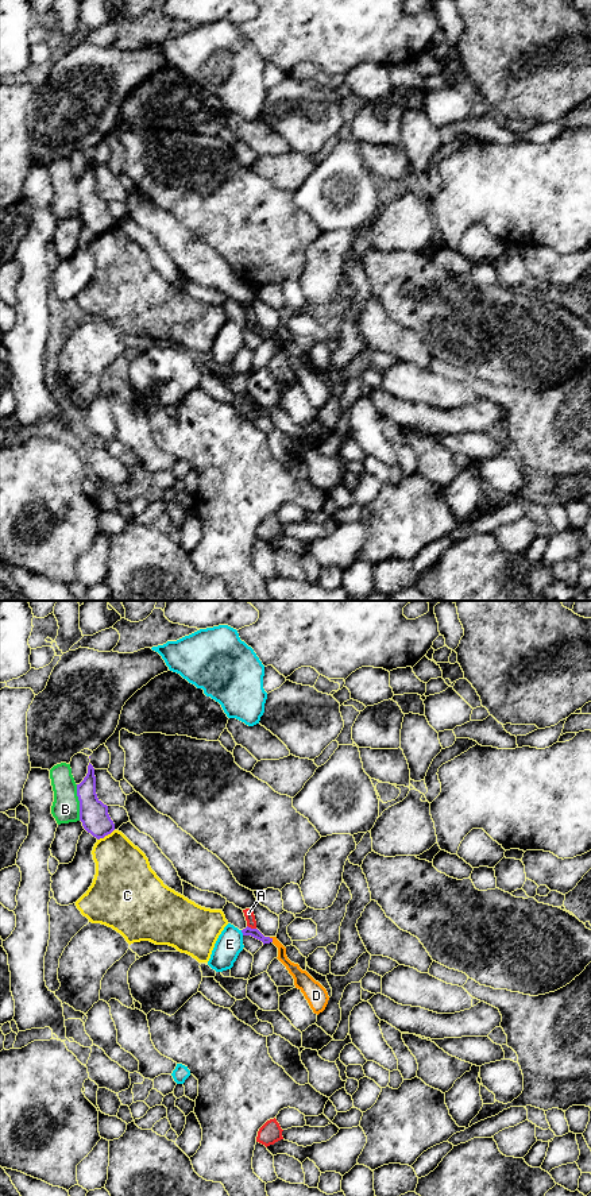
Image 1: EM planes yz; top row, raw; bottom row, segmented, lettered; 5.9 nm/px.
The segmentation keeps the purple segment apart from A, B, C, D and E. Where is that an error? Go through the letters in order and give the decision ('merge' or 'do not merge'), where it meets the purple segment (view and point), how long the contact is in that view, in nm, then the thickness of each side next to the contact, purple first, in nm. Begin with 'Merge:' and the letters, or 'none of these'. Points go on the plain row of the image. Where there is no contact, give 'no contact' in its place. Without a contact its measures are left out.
Merge: D
A: do not merge | yz (250, 323) | 60 nm | 60/60 nm
B: do not merge | yz (80, 197) | 220 nm | 170/170 nm
C: do not merge | yz (105, 230) | 120 nm | 170/320 nm
D: merge | yz (271, 335) | 40 nm | 60/70 nm
E: do not merge | yz (242, 327) | 40 nm | 60/160 nm

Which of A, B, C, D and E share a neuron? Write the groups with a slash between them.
A / B / C / D / E

